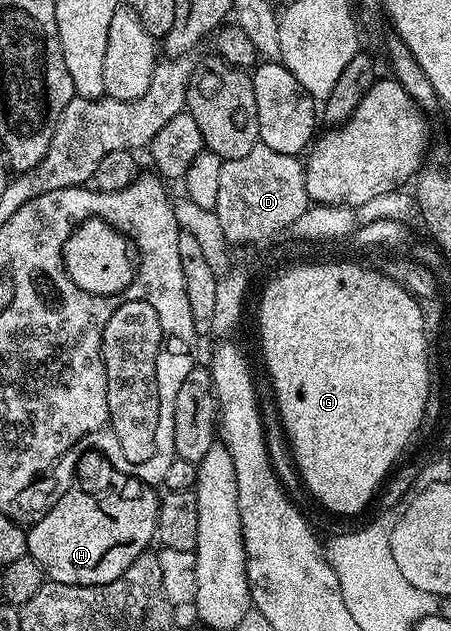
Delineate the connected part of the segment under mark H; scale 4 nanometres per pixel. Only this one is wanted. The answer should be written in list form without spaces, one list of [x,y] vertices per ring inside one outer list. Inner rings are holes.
[[[98,450],[87,451],[86,454],[79,457],[79,463],[75,466],[75,477],[72,478],[67,491],[59,497],[57,504],[53,504],[53,508],[49,508],[49,512],[45,512],[35,522],[30,523],[27,530],[27,557],[37,560],[37,564],[41,564],[44,575],[52,582],[77,584],[78,586],[100,586],[101,584],[109,584],[113,580],[117,580],[117,576],[121,576],[125,572],[125,568],[129,568],[129,564],[133,564],[133,560],[137,560],[137,556],[145,553],[150,547],[147,545],[156,541],[155,525],[159,515],[160,495],[158,493],[155,494],[155,490],[156,487],[152,483],[142,482],[139,478],[129,476],[124,470],[117,469]]]

